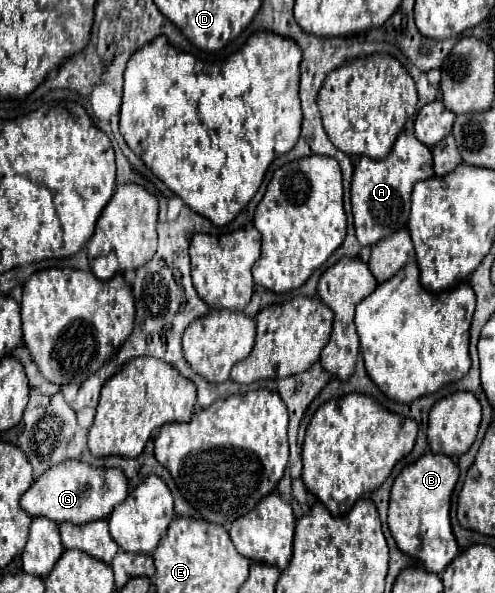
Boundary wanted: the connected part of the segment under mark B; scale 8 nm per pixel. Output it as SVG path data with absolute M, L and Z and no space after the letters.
M426 453L416 463L400 471L390 491L388 527L398 549L410 557L416 557L426 571L436 575L442 575L460 551L450 525L450 497L458 477L460 469L448 455Z

